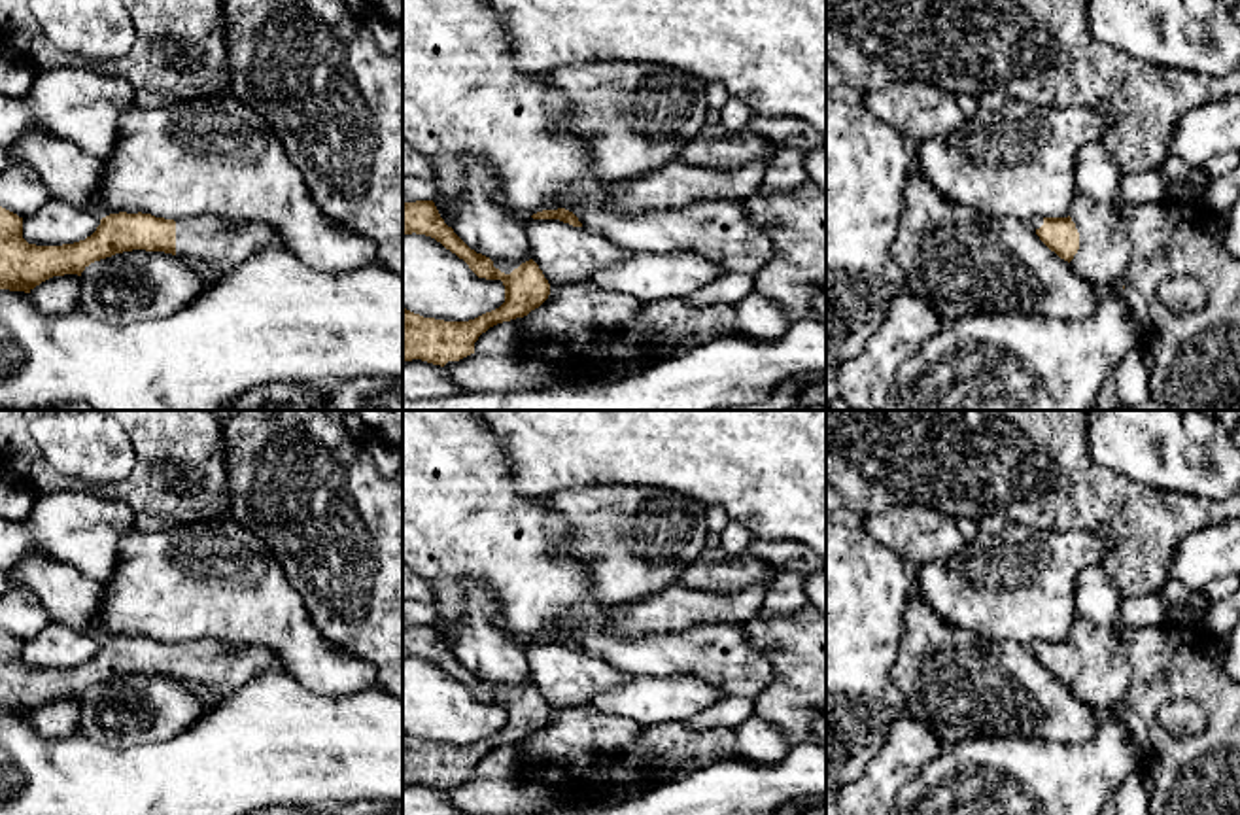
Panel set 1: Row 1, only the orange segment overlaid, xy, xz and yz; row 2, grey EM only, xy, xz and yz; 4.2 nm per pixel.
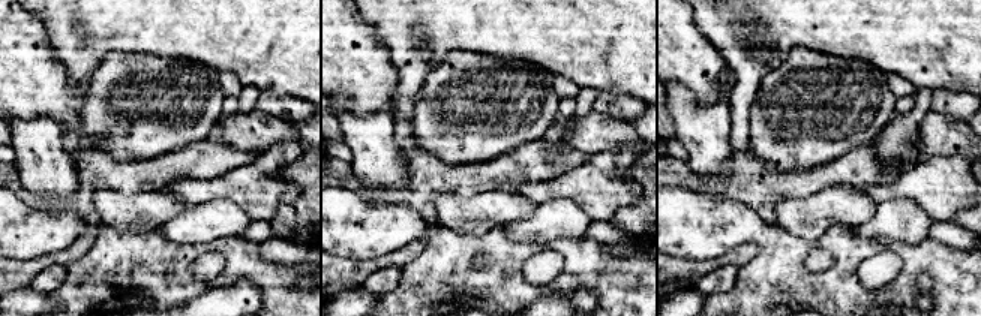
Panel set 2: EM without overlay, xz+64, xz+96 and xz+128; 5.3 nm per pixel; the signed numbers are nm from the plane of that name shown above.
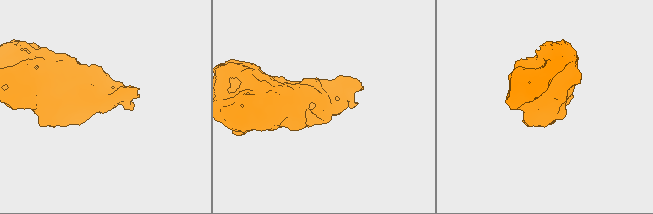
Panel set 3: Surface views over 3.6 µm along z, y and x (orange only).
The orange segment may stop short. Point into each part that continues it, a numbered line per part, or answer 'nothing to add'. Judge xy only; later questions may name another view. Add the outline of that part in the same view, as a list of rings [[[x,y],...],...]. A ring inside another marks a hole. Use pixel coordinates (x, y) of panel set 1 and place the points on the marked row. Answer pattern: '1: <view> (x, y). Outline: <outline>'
1: xy (222, 244). Outline: [[[214,216],[176,221],[176,255],[229,270],[270,244],[282,244],[274,229],[261,223],[227,223]]]

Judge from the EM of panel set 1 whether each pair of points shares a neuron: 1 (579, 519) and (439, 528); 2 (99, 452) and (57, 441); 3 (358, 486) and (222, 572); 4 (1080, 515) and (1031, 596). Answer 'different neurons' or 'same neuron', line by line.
1: different neurons
2: same neuron
3: different neurons
4: different neurons

